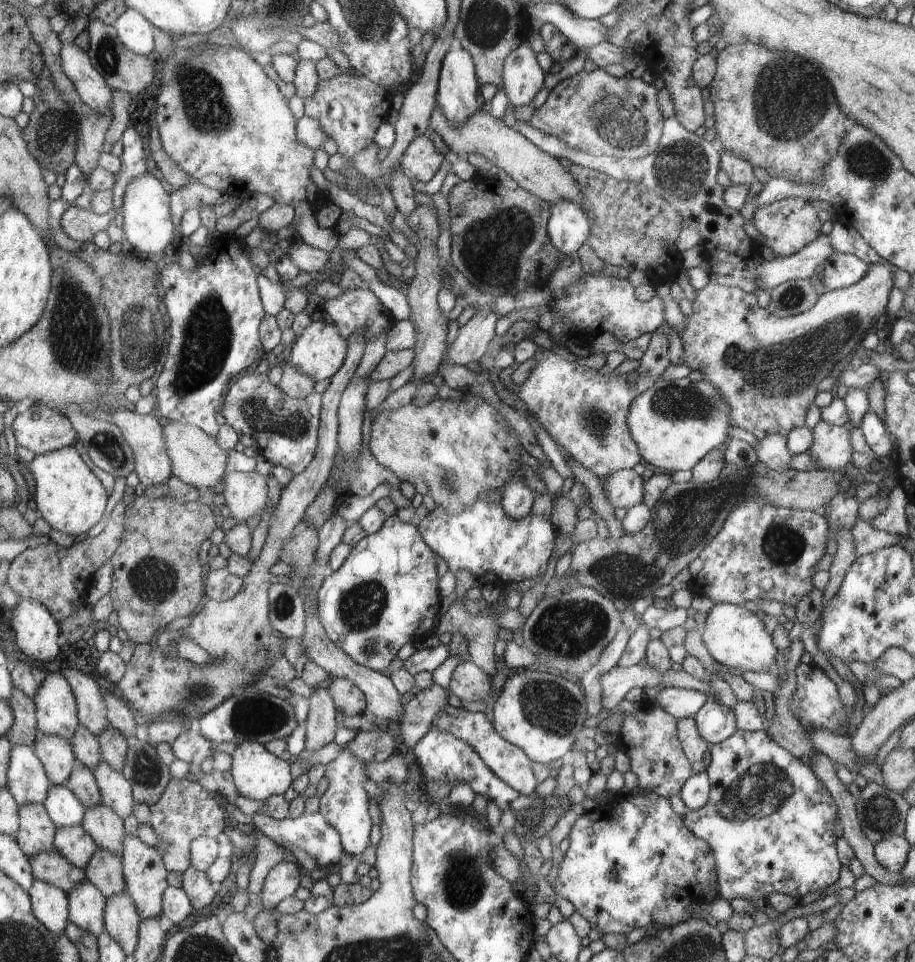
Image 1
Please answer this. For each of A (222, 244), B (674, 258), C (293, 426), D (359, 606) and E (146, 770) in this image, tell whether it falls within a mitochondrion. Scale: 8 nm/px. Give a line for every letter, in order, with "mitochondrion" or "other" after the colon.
A: other
B: other
C: mitochondrion
D: mitochondrion
E: mitochondrion

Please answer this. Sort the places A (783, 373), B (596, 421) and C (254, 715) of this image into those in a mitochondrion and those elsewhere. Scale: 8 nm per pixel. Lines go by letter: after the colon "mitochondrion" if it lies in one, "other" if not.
A: mitochondrion
B: mitochondrion
C: mitochondrion

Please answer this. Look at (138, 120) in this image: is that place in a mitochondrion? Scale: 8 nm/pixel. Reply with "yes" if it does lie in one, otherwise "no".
no

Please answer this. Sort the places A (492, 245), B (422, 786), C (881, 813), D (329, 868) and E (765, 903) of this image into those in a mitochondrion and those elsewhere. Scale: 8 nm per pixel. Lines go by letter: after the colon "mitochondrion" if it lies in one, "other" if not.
A: mitochondrion
B: other
C: mitochondrion
D: other
E: other

